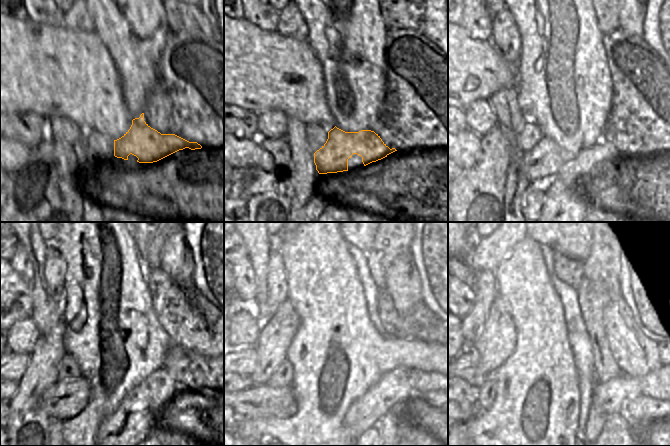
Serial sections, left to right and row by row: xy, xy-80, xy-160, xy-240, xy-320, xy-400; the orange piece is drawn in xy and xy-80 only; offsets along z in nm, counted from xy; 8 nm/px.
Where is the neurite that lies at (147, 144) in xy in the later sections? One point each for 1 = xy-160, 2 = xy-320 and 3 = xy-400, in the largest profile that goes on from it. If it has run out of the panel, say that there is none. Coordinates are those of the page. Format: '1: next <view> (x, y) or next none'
1: next xy-160 (546, 159)
2: next xy-320 (263, 401)
3: next xy-400 (468, 411)

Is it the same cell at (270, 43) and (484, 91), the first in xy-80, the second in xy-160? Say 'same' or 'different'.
same

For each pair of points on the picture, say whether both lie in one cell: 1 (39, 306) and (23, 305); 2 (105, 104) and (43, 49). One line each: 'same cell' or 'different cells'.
1: different cells
2: same cell

